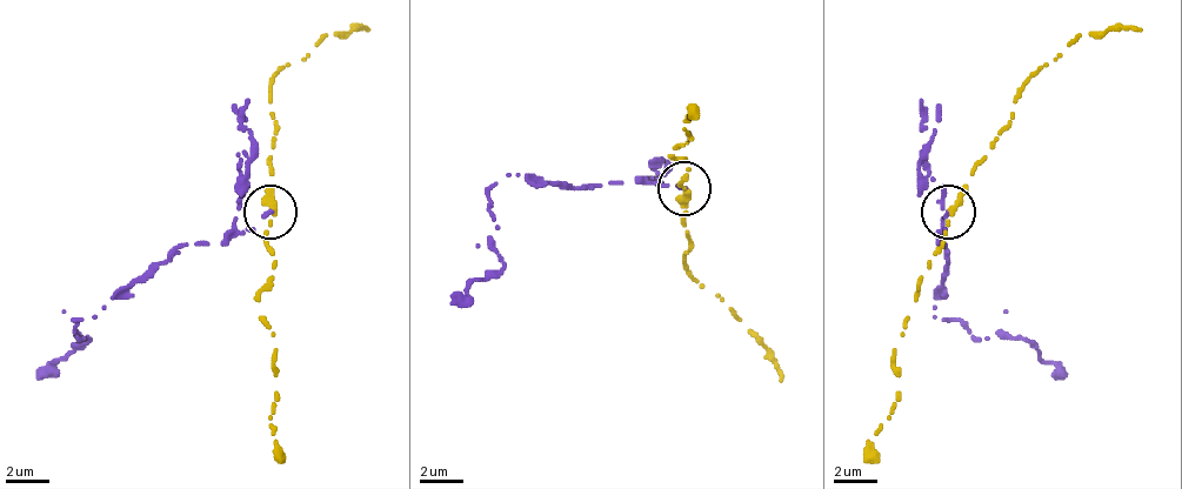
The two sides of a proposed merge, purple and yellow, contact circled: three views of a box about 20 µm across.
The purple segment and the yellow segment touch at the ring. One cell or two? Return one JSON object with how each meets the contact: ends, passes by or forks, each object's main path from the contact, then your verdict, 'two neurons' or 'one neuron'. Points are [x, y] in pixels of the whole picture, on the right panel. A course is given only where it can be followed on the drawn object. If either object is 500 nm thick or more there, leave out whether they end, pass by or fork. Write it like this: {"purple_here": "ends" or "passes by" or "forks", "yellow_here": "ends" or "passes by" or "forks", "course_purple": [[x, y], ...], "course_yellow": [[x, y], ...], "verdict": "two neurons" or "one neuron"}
{"purple_here": "ends", "yellow_here": "passes by", "course_purple": [[949, 213], [943, 246], [949, 273], [933, 315], [970, 332], [1024, 336], [1062, 380]], "course_yellow": [[949, 213], [1014, 116], [1024, 85], [1077, 37], [1142, 31]], "verdict": "two neurons"}

